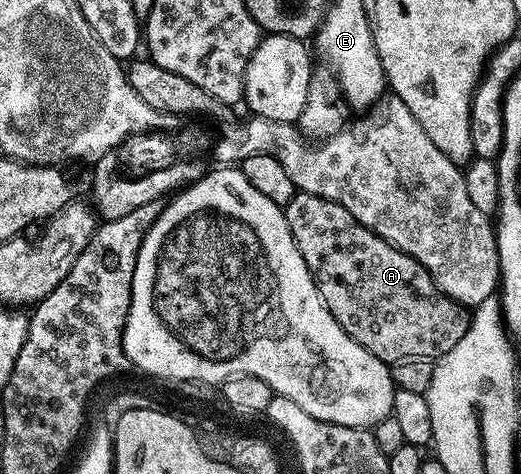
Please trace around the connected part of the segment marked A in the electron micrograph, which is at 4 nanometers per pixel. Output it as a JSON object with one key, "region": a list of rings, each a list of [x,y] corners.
{"region":[[[298,191],[284,204],[284,210],[296,249],[300,249],[300,257],[304,257],[316,281],[316,289],[320,289],[320,297],[324,297],[324,305],[328,305],[332,317],[336,317],[344,333],[364,345],[368,353],[380,357],[387,365],[395,365],[401,359],[436,361],[448,353],[448,349],[452,349],[452,345],[456,345],[464,333],[468,333],[471,312],[446,296],[434,284],[428,269],[424,269],[420,261],[396,249],[372,229],[360,225],[360,221],[356,221],[356,217],[352,217],[344,205]]]}

